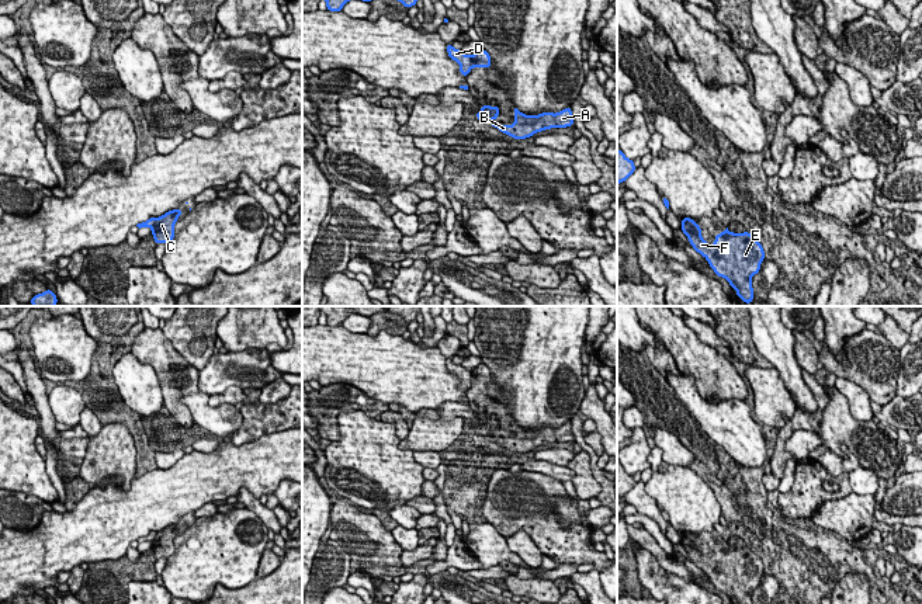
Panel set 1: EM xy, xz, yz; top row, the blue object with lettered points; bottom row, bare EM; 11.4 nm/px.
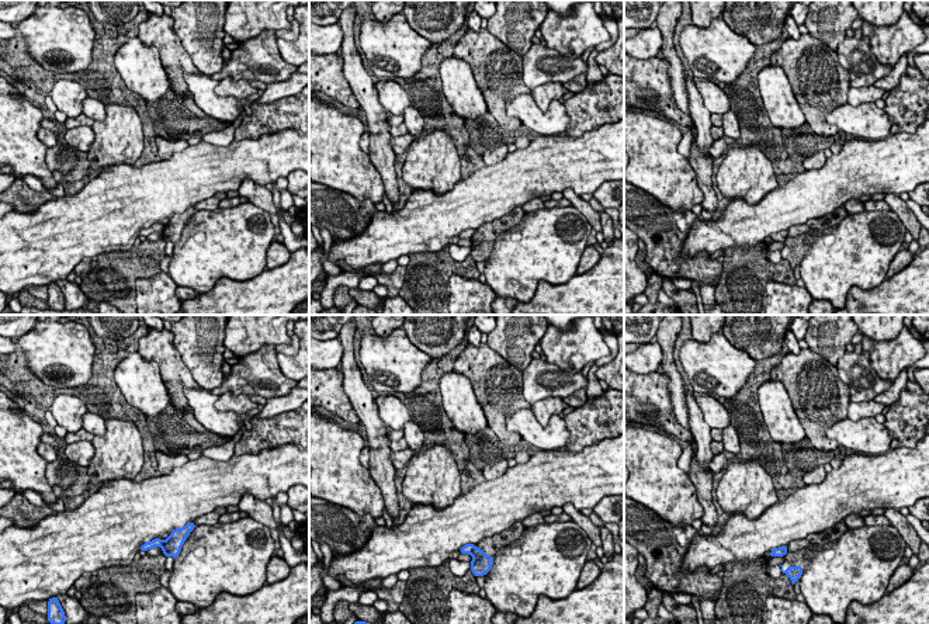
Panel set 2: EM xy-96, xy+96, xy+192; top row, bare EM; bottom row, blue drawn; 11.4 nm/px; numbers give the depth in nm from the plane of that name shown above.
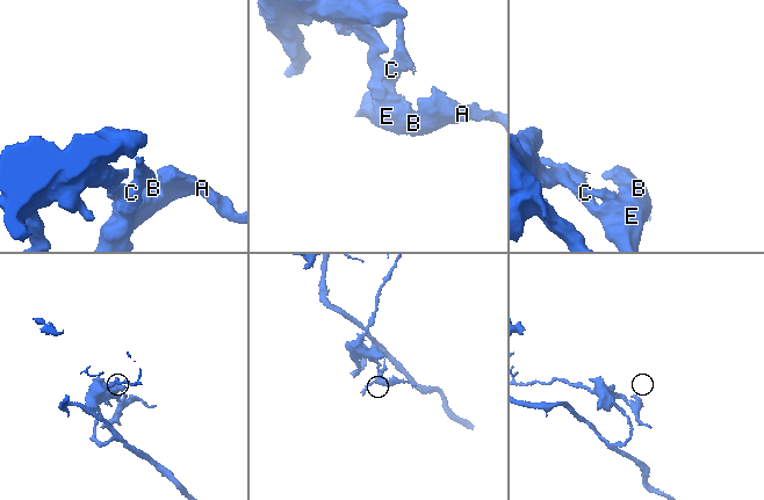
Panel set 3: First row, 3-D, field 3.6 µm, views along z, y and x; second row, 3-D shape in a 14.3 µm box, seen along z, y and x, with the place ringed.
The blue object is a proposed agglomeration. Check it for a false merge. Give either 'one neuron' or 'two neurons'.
two neurons

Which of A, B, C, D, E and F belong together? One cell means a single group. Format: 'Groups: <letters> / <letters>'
Groups: A B C E F / D

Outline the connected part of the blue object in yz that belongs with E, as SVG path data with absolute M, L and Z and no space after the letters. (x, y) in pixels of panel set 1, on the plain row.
M692 532L682 534L680 544L693 563L707 573L717 591L725 593L732 604L753 604L751 593L760 586L765 566L749 546L736 549L727 542L715 549L710 560L703 555L700 539Z

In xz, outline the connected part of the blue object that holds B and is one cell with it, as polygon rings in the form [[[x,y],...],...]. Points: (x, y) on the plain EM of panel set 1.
[[[571,421],[552,428],[543,427],[538,430],[526,430],[514,423],[514,438],[513,440],[495,440],[500,447],[512,451],[513,454],[526,454],[533,451],[537,447],[551,444],[551,442],[566,442],[572,441],[572,424]]]

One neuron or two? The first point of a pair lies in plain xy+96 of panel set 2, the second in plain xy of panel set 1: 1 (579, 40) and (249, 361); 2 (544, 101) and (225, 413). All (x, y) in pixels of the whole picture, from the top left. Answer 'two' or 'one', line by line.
1: two
2: two

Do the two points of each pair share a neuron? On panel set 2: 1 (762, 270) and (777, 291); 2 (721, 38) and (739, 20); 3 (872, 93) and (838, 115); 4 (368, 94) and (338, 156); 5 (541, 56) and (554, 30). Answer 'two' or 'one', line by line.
1: two
2: two
3: two
4: two
5: two

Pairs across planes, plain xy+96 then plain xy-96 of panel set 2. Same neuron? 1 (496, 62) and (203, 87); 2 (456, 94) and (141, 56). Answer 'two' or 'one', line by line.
1: two
2: one

